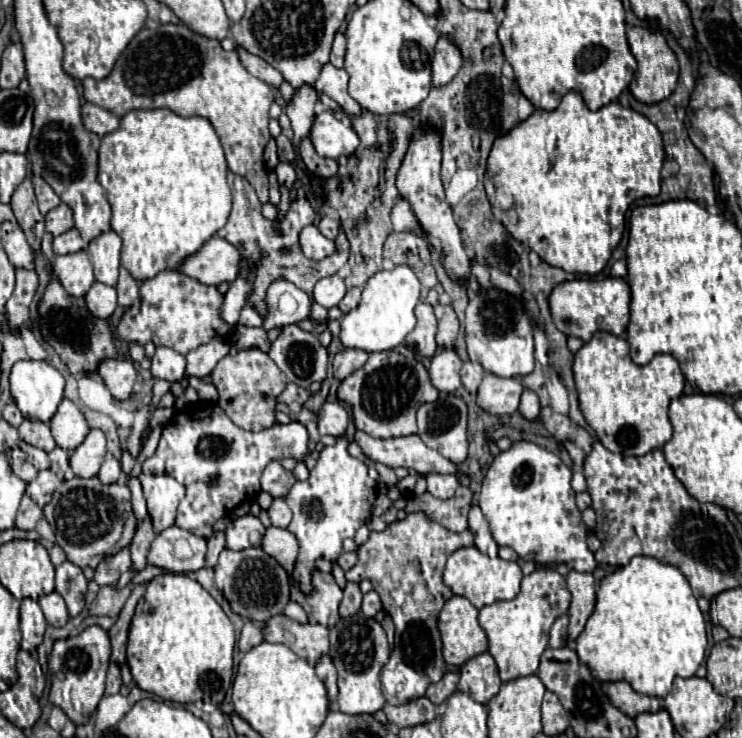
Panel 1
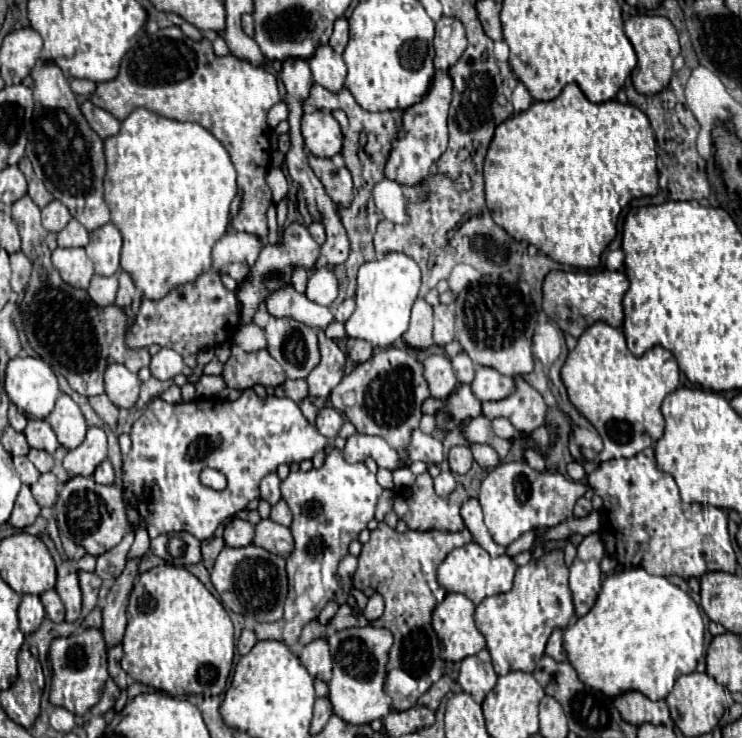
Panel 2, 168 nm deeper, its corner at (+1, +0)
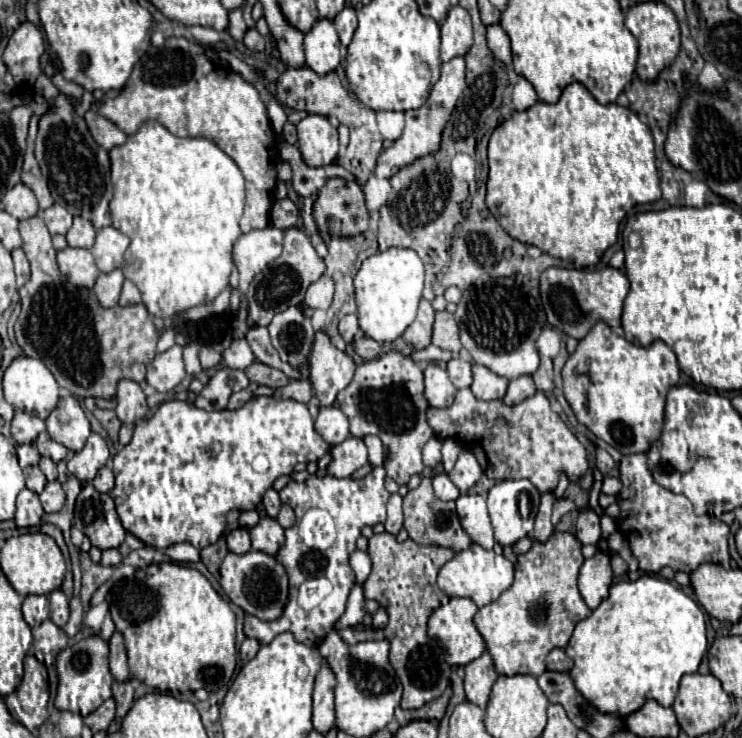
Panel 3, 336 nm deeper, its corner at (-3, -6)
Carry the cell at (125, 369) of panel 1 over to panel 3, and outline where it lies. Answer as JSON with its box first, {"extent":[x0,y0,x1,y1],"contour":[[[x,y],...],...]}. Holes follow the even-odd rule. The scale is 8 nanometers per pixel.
{"extent":[114,379,148,423],"contour":[[[124,379],[118,383],[114,411],[122,423],[136,423],[146,415],[146,411],[148,411],[146,395],[136,381]]]}

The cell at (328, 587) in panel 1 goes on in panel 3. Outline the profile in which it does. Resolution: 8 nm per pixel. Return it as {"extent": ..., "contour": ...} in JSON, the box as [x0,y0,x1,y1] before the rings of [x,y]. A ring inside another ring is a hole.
{"extent":[250,517,284,555],"contour":[[[272,517],[260,519],[260,523],[254,529],[250,529],[250,537],[252,549],[268,555],[276,555],[280,551],[280,545],[284,545],[284,529]]]}

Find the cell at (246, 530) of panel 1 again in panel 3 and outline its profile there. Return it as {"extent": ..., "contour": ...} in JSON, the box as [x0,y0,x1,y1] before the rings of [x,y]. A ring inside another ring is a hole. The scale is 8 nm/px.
{"extent":[226,529,250,555],"contour":[[[232,529],[228,531],[226,535],[226,543],[228,543],[228,549],[236,555],[244,555],[250,551],[250,535],[246,529]]]}

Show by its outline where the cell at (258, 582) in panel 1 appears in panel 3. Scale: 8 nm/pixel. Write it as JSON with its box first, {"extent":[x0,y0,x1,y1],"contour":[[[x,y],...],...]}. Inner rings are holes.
{"extent":[220,551,288,621],"contour":[[[248,551],[244,555],[228,553],[220,565],[220,585],[232,603],[262,621],[276,621],[288,603],[286,571],[276,557],[262,551]]]}

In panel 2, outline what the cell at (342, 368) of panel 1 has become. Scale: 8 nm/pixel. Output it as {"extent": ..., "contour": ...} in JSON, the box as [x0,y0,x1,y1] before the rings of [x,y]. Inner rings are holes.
{"extent":[346,337,374,363],"contour":[[[352,337],[346,341],[346,351],[348,351],[348,357],[352,361],[356,361],[356,363],[368,361],[372,357],[372,353],[374,353],[374,349],[372,349],[372,345],[368,341],[352,339]]]}

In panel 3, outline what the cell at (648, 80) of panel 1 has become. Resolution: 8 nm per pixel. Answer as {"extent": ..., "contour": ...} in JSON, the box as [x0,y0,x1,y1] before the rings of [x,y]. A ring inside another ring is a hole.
{"extent":[626,3,680,83],"contour":[[[640,3],[628,9],[626,27],[638,39],[638,45],[640,45],[640,55],[636,65],[638,77],[648,83],[656,81],[660,71],[670,67],[680,51],[680,27],[674,13],[664,3]]]}

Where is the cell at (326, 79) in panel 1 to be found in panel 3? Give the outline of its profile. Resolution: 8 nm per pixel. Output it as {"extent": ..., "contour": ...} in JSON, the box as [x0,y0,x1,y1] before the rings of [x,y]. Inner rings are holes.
{"extent":[304,19,342,77],"contour":[[[320,19],[314,23],[310,33],[304,37],[304,51],[306,51],[306,65],[324,77],[324,73],[332,73],[338,69],[342,55],[340,55],[340,41],[330,19]]]}

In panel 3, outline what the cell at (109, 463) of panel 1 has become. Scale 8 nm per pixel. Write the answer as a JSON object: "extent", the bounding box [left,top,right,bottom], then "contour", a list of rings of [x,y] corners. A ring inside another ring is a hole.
{"extent":[92,467,114,493],"contour":[[[102,467],[102,469],[98,471],[98,475],[96,475],[96,479],[92,481],[92,485],[94,485],[96,491],[100,491],[100,493],[112,491],[112,487],[114,487],[114,473],[110,471],[110,467]]]}

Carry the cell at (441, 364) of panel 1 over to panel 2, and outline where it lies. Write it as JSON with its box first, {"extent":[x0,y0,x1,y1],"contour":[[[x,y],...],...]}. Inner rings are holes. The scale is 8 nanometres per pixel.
{"extent":[424,355,458,399],"contour":[[[430,355],[424,359],[424,379],[428,381],[430,395],[434,399],[446,399],[458,383],[446,355]]]}

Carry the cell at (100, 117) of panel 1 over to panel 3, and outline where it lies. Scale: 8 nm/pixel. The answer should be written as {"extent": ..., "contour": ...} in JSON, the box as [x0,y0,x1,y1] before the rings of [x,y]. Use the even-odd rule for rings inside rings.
{"extent":[84,111,126,151],"contour":[[[88,111],[88,113],[84,115],[84,119],[86,119],[86,125],[88,125],[88,129],[90,129],[94,141],[96,141],[100,147],[104,147],[106,151],[110,151],[112,147],[122,145],[122,143],[126,141],[126,133],[124,133],[122,129],[118,129],[118,127],[116,127],[112,121],[108,121],[106,117],[102,117],[102,115],[94,113],[94,111]]]}

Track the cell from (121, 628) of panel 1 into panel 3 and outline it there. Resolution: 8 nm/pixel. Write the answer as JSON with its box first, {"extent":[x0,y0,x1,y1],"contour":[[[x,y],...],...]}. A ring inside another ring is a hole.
{"extent":[112,679,134,721],"contour":[[[132,679],[122,681],[122,683],[114,681],[112,693],[114,693],[114,699],[116,699],[116,721],[122,721],[124,715],[128,713],[128,709],[134,703],[134,685],[132,685]]]}

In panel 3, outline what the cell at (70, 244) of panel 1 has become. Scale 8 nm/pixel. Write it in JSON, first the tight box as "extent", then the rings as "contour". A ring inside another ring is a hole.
{"extent":[66,217,94,249],"contour":[[[74,217],[74,225],[70,227],[70,231],[66,233],[68,245],[70,247],[84,247],[90,249],[94,245],[94,227],[90,221],[82,219],[82,217]]]}

